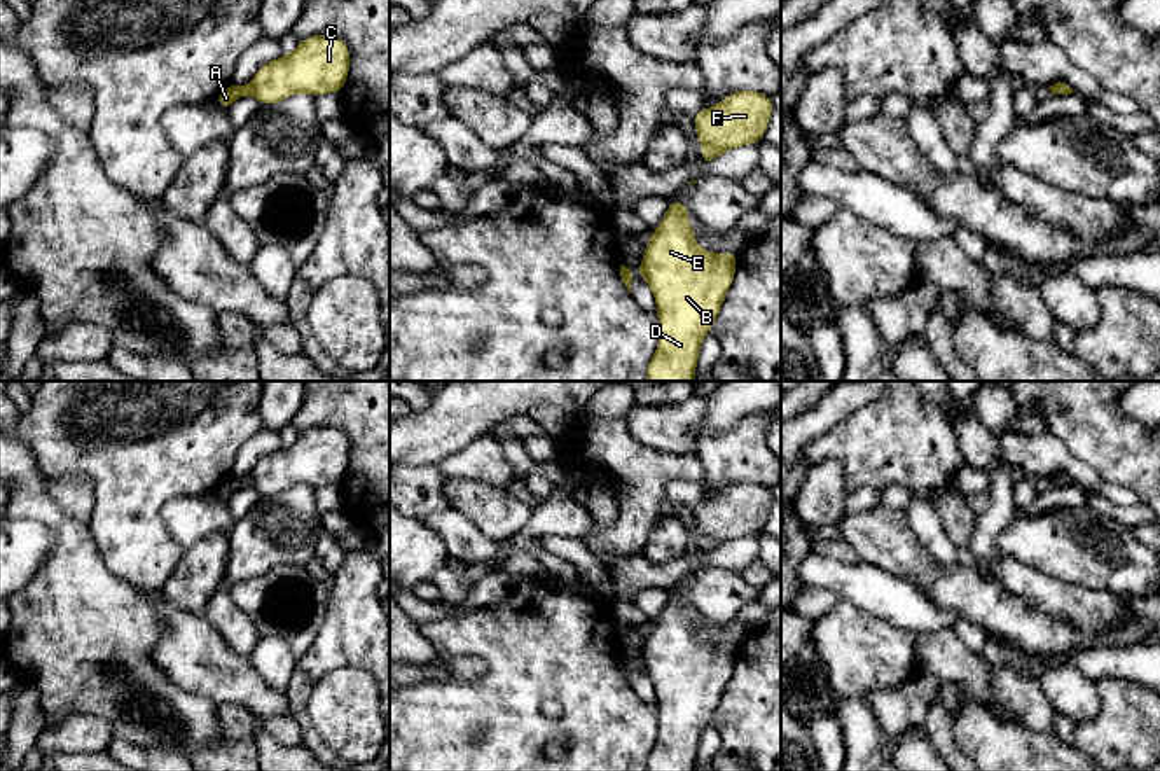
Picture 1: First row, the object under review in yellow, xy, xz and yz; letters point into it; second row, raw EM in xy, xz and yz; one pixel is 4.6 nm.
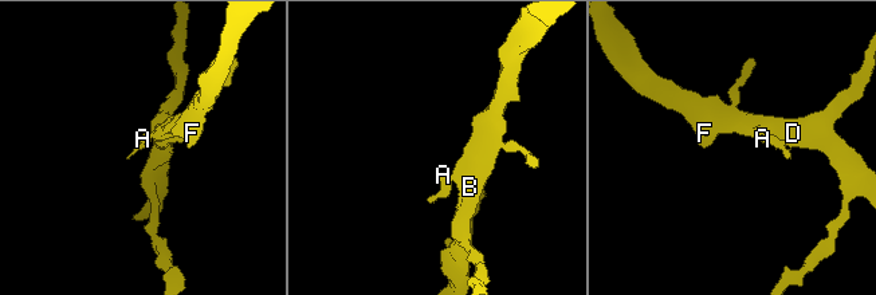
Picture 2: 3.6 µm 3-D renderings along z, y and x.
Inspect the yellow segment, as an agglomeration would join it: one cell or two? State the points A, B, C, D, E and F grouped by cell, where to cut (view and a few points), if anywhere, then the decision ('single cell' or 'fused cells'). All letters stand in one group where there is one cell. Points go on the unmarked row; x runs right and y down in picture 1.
A / B C D E F; cut in xy along (248, 478), (252, 483); fused cells

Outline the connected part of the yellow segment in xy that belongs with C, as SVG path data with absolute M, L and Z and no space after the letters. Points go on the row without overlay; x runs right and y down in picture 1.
M330 427L299 434L288 448L262 456L250 474L260 497L274 497L295 484L341 484L349 463L349 439Z

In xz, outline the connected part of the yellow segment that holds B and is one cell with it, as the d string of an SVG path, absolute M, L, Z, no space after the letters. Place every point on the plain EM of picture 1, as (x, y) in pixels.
M671 591L664 612L645 638L641 666L652 680L659 706L659 738L646 757L646 771L694 771L701 733L722 701L723 691L734 673L739 645L709 645L701 642L687 610L685 593Z

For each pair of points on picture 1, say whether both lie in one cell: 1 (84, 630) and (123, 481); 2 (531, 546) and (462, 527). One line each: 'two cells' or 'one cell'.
1: two cells
2: one cell

